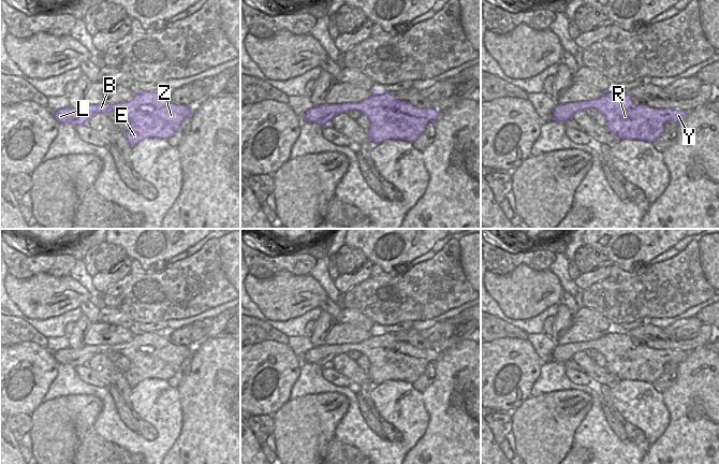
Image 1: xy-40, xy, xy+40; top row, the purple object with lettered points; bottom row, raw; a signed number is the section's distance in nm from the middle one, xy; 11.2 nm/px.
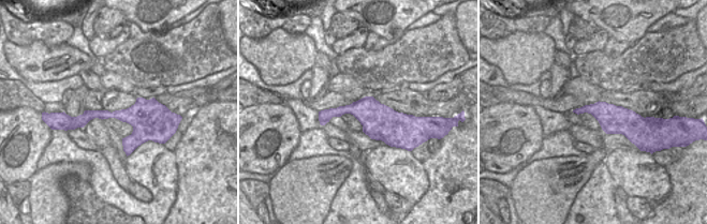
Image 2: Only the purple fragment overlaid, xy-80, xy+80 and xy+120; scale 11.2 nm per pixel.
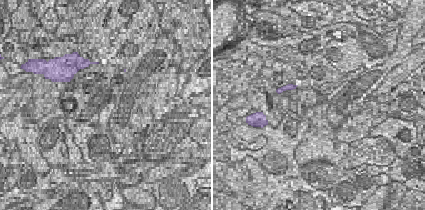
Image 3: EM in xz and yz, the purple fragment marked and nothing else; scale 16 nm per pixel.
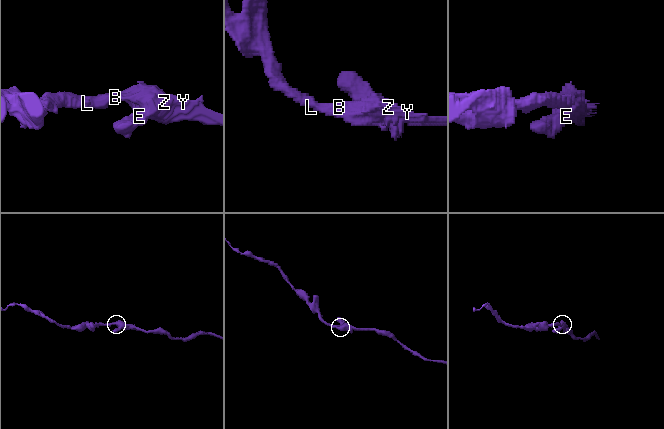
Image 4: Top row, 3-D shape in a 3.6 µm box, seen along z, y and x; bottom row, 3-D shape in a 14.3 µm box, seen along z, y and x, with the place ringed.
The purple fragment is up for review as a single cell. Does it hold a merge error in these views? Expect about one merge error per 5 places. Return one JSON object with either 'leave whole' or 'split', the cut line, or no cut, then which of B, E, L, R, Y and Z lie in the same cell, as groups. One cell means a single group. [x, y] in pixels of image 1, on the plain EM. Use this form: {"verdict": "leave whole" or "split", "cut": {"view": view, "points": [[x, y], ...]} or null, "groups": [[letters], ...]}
{"verdict": "leave whole", "cut": null, "groups": [["B", "E", "L", "R", "Y", "Z"]]}

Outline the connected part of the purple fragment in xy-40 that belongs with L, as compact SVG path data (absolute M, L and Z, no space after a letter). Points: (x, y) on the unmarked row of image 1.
M140 332L127 344L85 345L78 349L60 349L53 353L57 363L72 366L87 365L96 354L118 352L130 361L124 377L131 388L147 378L170 379L180 368L181 363L192 358L193 352L182 345L174 345L160 332Z

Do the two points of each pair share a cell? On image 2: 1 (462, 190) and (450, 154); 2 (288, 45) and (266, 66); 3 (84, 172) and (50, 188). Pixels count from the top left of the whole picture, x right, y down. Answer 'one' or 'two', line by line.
1: one
2: one
3: one

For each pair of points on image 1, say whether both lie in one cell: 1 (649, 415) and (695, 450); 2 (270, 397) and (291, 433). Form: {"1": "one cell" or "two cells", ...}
{"1": "two cells", "2": "two cells"}

